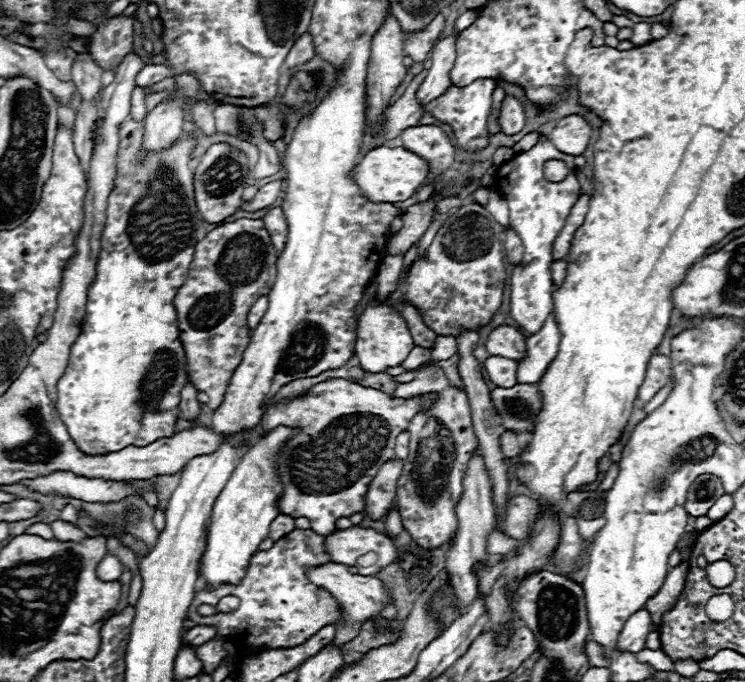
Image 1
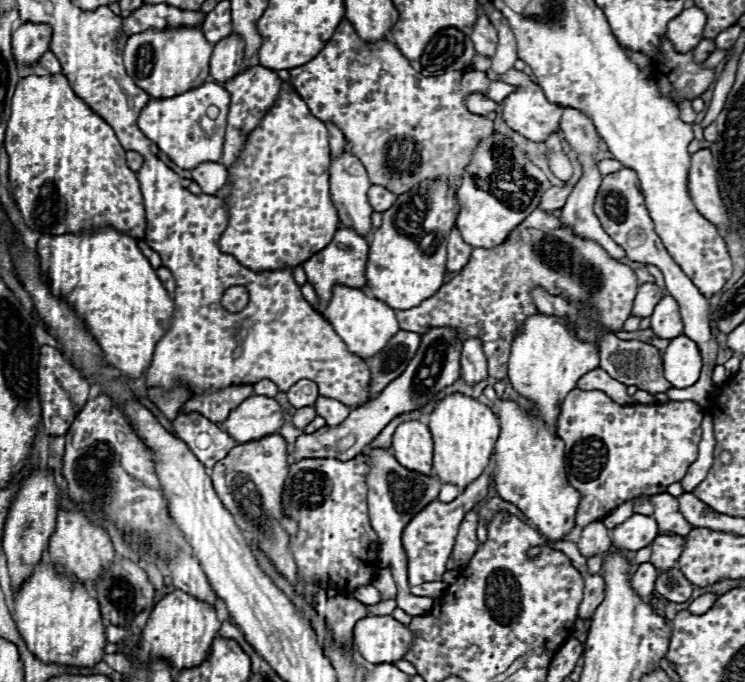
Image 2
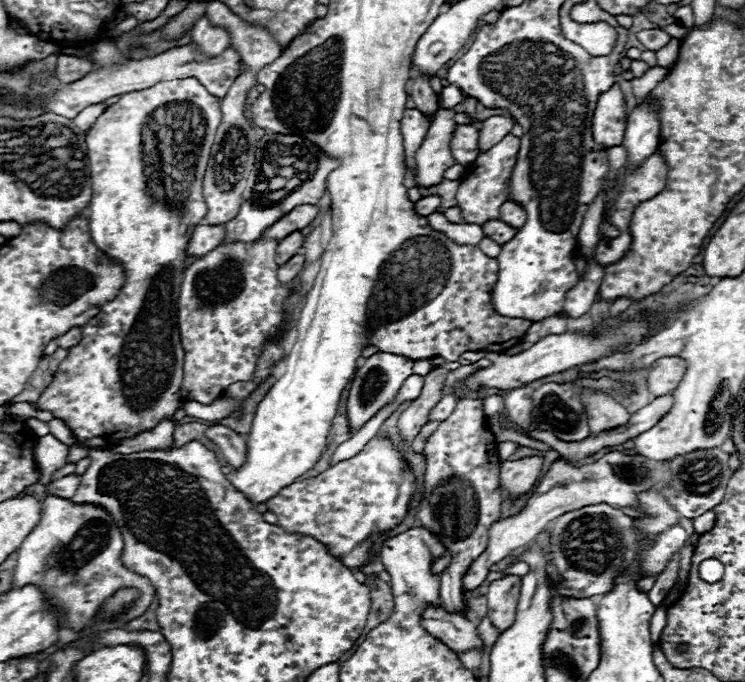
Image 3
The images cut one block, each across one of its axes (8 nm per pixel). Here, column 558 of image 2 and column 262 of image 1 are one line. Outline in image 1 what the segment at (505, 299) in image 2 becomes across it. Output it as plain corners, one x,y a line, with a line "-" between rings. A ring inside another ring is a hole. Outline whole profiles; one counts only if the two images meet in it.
240,218
214,228
194,248
188,278
174,296
174,308
180,342
186,358
194,362
188,364
190,382
210,396
208,408
212,410
220,408
224,402
230,378
242,362
250,342
246,316
252,304
270,292
276,278
276,258
278,252
270,242
264,222
250,222
250,218

